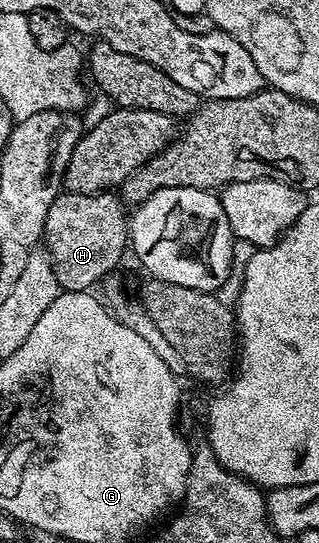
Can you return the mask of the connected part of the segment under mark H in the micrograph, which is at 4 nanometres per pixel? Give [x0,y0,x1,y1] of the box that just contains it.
[44,192,128,291]

